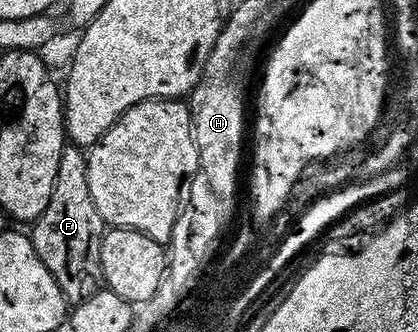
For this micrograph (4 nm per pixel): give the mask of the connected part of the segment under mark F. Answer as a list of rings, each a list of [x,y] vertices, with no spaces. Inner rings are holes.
[[[65,145],[62,160],[58,160],[58,176],[54,176],[54,192],[46,212],[30,226],[30,237],[42,264],[54,276],[58,288],[69,303],[75,304],[94,296],[102,289],[100,245],[106,223],[98,216],[88,183],[88,156],[81,147]]]

